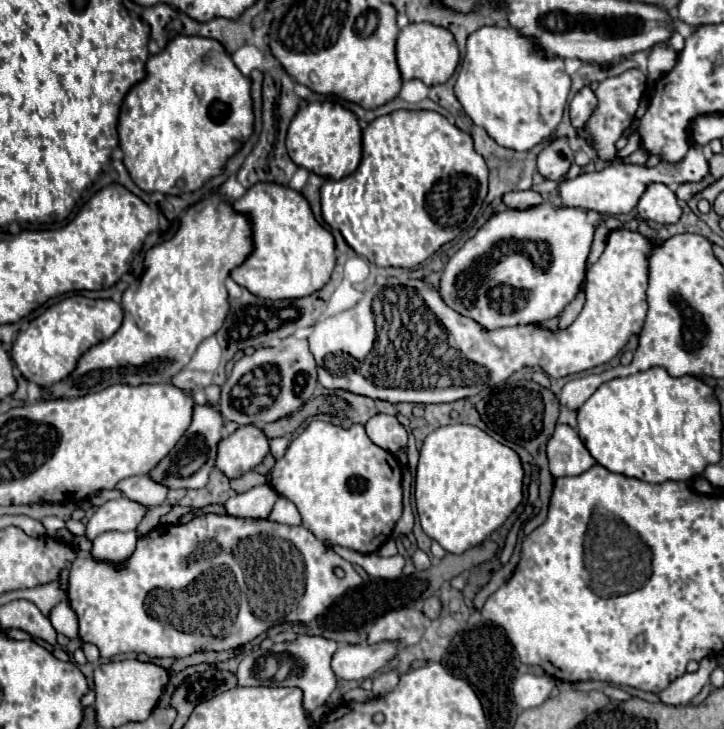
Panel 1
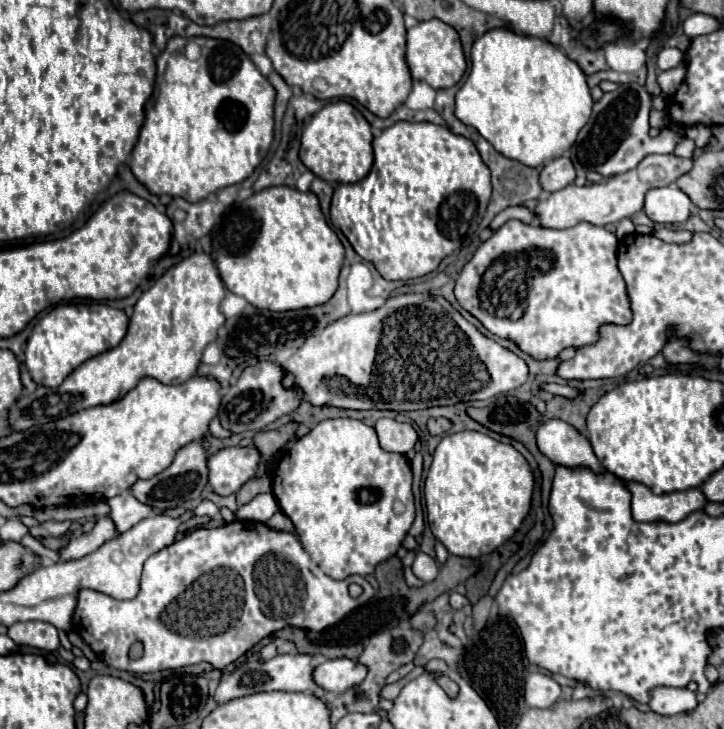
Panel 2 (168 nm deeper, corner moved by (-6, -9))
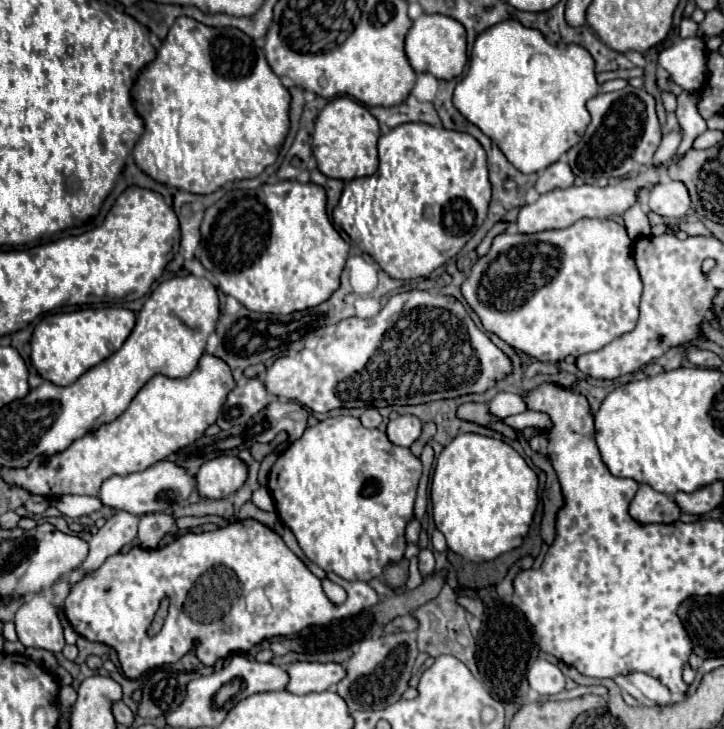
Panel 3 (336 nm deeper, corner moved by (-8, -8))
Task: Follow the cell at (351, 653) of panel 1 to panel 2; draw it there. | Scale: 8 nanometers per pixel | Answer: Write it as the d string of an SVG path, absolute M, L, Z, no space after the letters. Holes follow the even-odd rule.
M350 658L324 660L314 668L314 680L328 692L340 694L358 686L368 674L368 668Z

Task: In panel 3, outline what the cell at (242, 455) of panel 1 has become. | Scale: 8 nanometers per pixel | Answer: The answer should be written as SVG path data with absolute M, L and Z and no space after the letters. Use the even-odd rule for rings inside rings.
M220 455L198 469L196 489L206 499L224 499L244 485L246 475L248 467L238 457Z

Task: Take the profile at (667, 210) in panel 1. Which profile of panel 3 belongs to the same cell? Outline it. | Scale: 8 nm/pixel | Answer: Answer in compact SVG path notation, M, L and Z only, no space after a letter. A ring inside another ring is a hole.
M662 181L652 187L648 205L662 217L684 217L690 209L690 195L682 181Z

